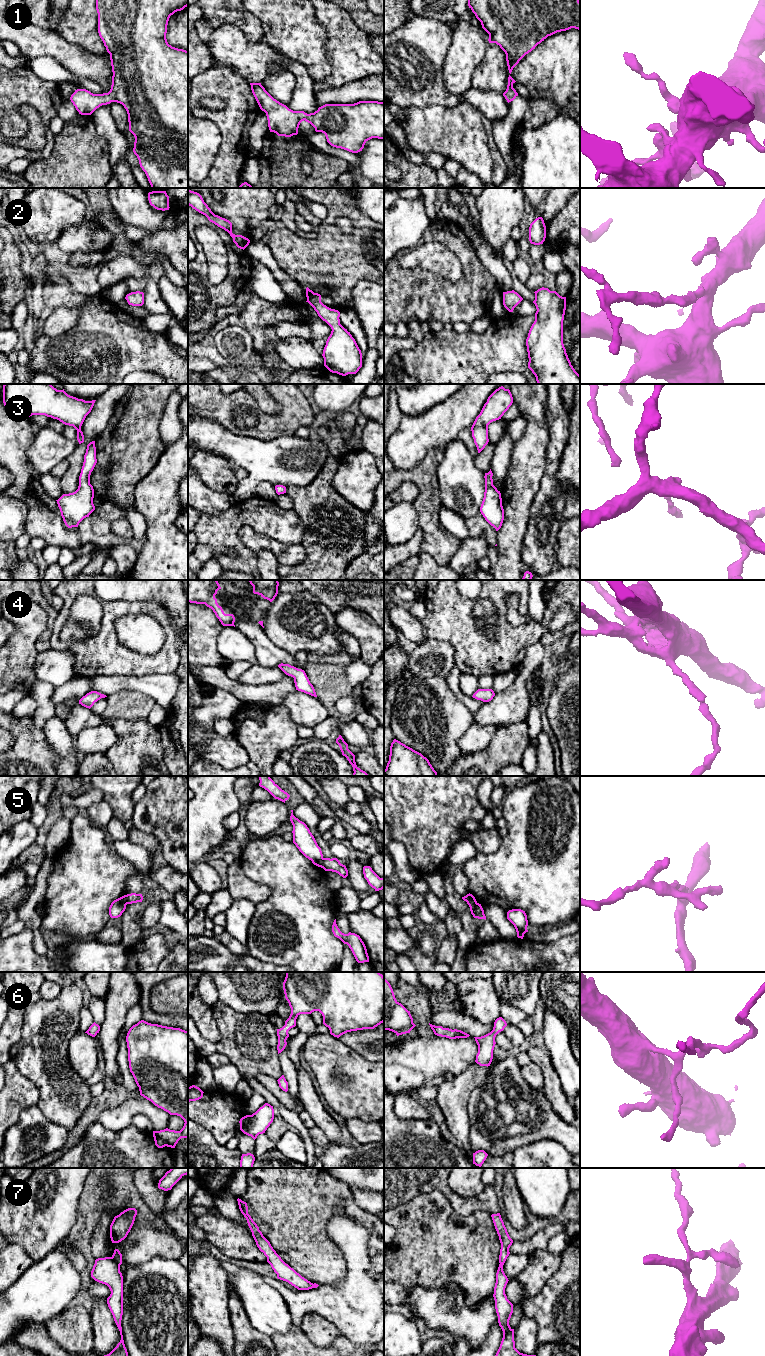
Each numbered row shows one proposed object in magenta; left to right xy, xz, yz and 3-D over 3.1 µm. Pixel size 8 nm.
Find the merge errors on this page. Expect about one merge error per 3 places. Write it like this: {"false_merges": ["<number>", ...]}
{"false_merges": ["5", "7"]}

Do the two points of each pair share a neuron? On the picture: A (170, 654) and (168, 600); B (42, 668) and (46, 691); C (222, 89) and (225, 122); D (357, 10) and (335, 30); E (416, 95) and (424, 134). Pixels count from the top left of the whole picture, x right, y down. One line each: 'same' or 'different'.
A: different
B: different
C: same
D: different
E: different

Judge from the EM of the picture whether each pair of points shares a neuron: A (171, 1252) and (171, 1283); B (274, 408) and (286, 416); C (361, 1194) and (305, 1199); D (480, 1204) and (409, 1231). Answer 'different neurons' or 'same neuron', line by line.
A: different neurons
B: different neurons
C: different neurons
D: different neurons

